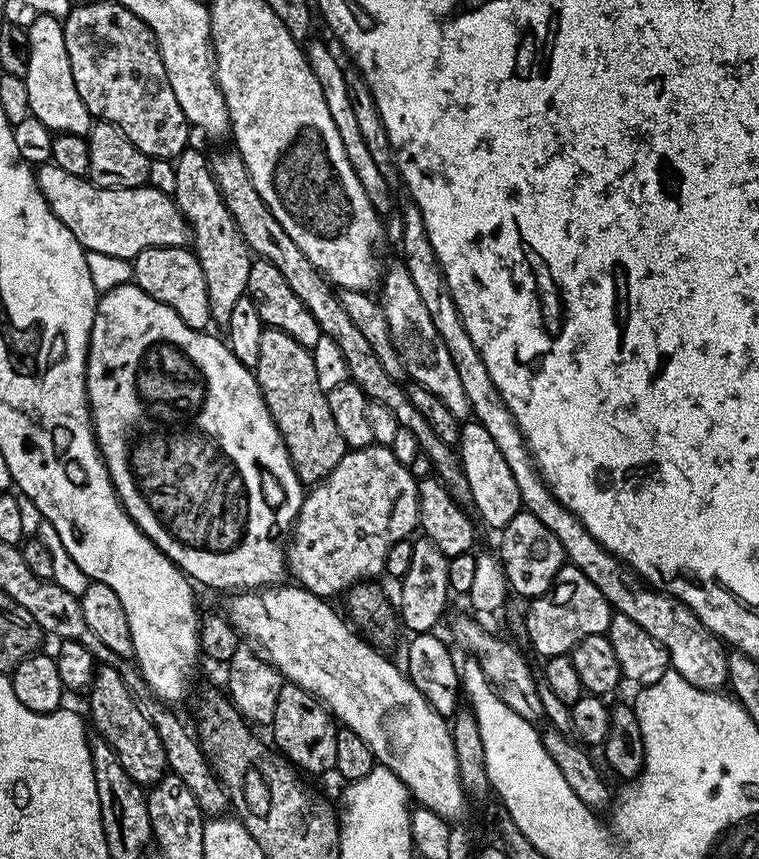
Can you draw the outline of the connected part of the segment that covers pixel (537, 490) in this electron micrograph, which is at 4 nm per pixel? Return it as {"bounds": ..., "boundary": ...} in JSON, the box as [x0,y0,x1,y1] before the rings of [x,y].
{"bounds":[400,204,728,692],"boundary":[[[405,204],[404,233],[400,236],[400,248],[404,251],[402,263],[430,314],[430,322],[434,322],[434,330],[438,330],[438,338],[442,338],[442,342],[446,342],[446,350],[450,350],[454,370],[458,370],[462,390],[466,390],[468,407],[475,423],[481,424],[489,432],[490,438],[494,438],[494,446],[502,450],[502,458],[506,458],[506,466],[510,466],[510,474],[514,474],[514,482],[518,482],[521,505],[527,512],[534,514],[534,518],[538,518],[542,526],[551,530],[558,542],[562,542],[565,557],[575,568],[582,570],[582,574],[586,574],[586,578],[590,578],[590,582],[594,582],[598,590],[602,590],[611,608],[626,614],[626,618],[633,622],[638,622],[638,626],[642,626],[642,630],[646,630],[646,634],[654,638],[654,642],[668,650],[671,671],[682,674],[682,678],[686,678],[686,682],[690,682],[690,686],[695,688],[707,692],[723,689],[728,682],[728,652],[724,641],[701,622],[698,614],[690,610],[690,606],[686,606],[674,596],[669,596],[663,590],[646,586],[635,570],[611,552],[607,552],[585,530],[578,517],[558,502],[552,489],[544,483],[514,414],[510,414],[502,394],[498,394],[498,386],[494,386],[494,378],[490,378],[490,370],[486,370],[486,362],[482,362],[478,346],[474,346],[474,342],[470,342],[470,334],[466,334],[466,326],[458,314],[454,294],[450,294],[450,286],[438,262],[438,254],[434,254],[434,246],[430,246],[422,214],[416,204]]]}

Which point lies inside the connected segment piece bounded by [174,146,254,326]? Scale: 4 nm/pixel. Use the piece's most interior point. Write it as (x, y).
(225, 257)

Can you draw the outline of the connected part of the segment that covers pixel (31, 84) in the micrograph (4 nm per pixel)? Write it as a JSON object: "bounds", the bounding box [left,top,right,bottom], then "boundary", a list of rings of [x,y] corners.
{"bounds":[24,16,94,137],"boundary":[[[39,16],[28,28],[28,41],[30,42],[30,62],[24,75],[24,81],[26,82],[26,90],[30,90],[32,115],[38,118],[38,122],[45,124],[53,134],[68,133],[87,137],[94,118],[86,110],[82,98],[78,98],[78,86],[74,86],[74,74],[70,70],[70,54],[66,54],[63,23],[54,16]]]}

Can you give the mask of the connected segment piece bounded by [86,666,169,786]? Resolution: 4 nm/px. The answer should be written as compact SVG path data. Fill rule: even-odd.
M97 667L86 700L91 727L93 724L95 731L116 751L126 774L130 774L130 778L138 785L155 786L169 771L166 750L162 746L162 738L158 738L158 730L154 730L146 714L138 710L138 702L132 697L132 691L128 689L126 682L122 682L119 667Z

